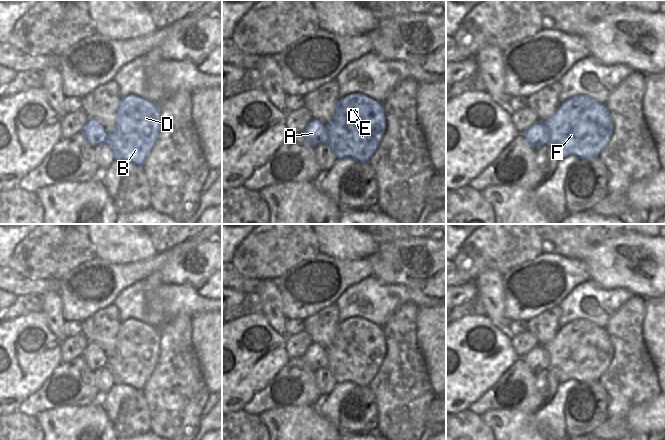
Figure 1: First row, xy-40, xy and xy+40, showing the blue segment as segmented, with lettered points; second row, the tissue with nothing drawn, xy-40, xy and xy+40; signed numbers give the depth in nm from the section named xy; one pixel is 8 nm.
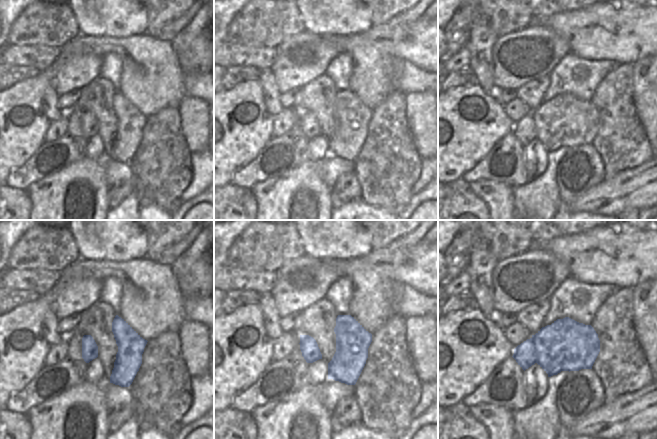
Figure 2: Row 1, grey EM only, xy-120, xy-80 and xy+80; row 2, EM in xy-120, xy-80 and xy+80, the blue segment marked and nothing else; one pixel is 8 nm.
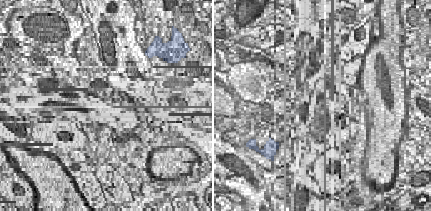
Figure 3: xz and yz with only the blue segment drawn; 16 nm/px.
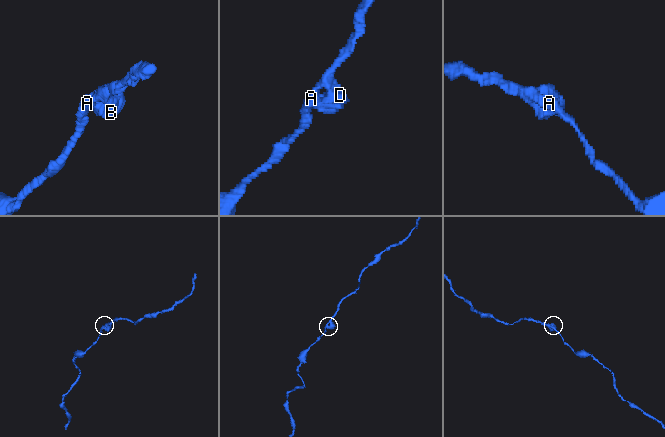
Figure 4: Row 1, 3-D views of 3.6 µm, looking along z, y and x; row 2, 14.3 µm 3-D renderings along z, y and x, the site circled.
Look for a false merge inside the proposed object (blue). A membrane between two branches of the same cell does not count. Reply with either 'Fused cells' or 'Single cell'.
Single cell

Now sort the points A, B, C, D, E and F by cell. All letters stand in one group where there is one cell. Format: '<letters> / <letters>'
A B C D E F

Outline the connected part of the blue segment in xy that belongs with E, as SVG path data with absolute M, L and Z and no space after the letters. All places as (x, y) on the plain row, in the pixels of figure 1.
M353 317L341 322L326 349L312 343L301 359L313 371L327 368L336 383L349 381L368 387L386 354L384 332L365 319Z

